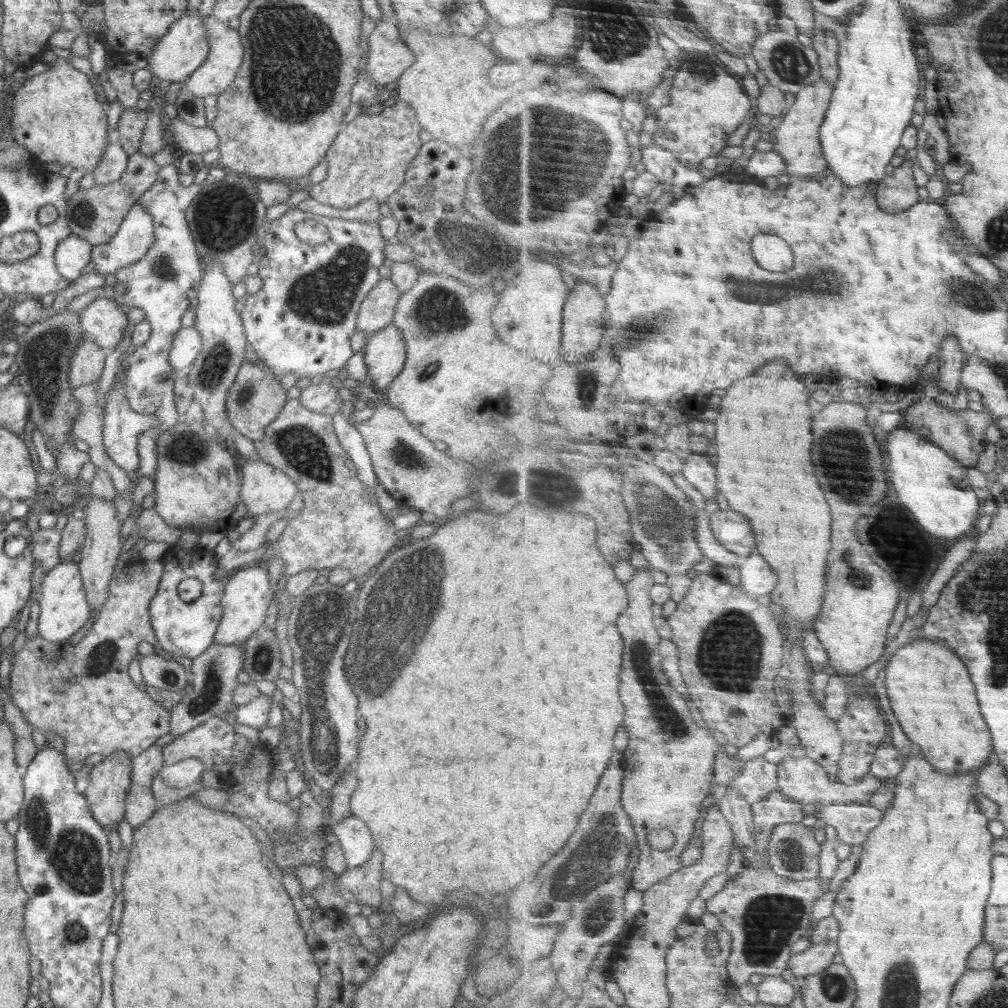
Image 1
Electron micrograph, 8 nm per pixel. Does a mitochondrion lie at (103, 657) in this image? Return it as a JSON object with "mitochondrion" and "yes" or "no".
{"mitochondrion":"yes"}

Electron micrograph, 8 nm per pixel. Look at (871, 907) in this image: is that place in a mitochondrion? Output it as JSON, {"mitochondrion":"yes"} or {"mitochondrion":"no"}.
{"mitochondrion":"no"}

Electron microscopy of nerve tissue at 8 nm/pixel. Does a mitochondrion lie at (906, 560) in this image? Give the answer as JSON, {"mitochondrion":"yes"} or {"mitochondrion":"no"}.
{"mitochondrion":"yes"}

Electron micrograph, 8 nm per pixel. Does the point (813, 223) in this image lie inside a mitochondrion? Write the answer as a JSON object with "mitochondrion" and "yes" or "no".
{"mitochondrion":"no"}

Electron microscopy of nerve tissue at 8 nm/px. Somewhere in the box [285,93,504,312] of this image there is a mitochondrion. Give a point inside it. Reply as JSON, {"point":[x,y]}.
{"point":[459,240]}

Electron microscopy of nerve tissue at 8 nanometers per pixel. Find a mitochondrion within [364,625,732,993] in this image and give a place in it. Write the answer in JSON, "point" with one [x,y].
{"point":[641,655]}

